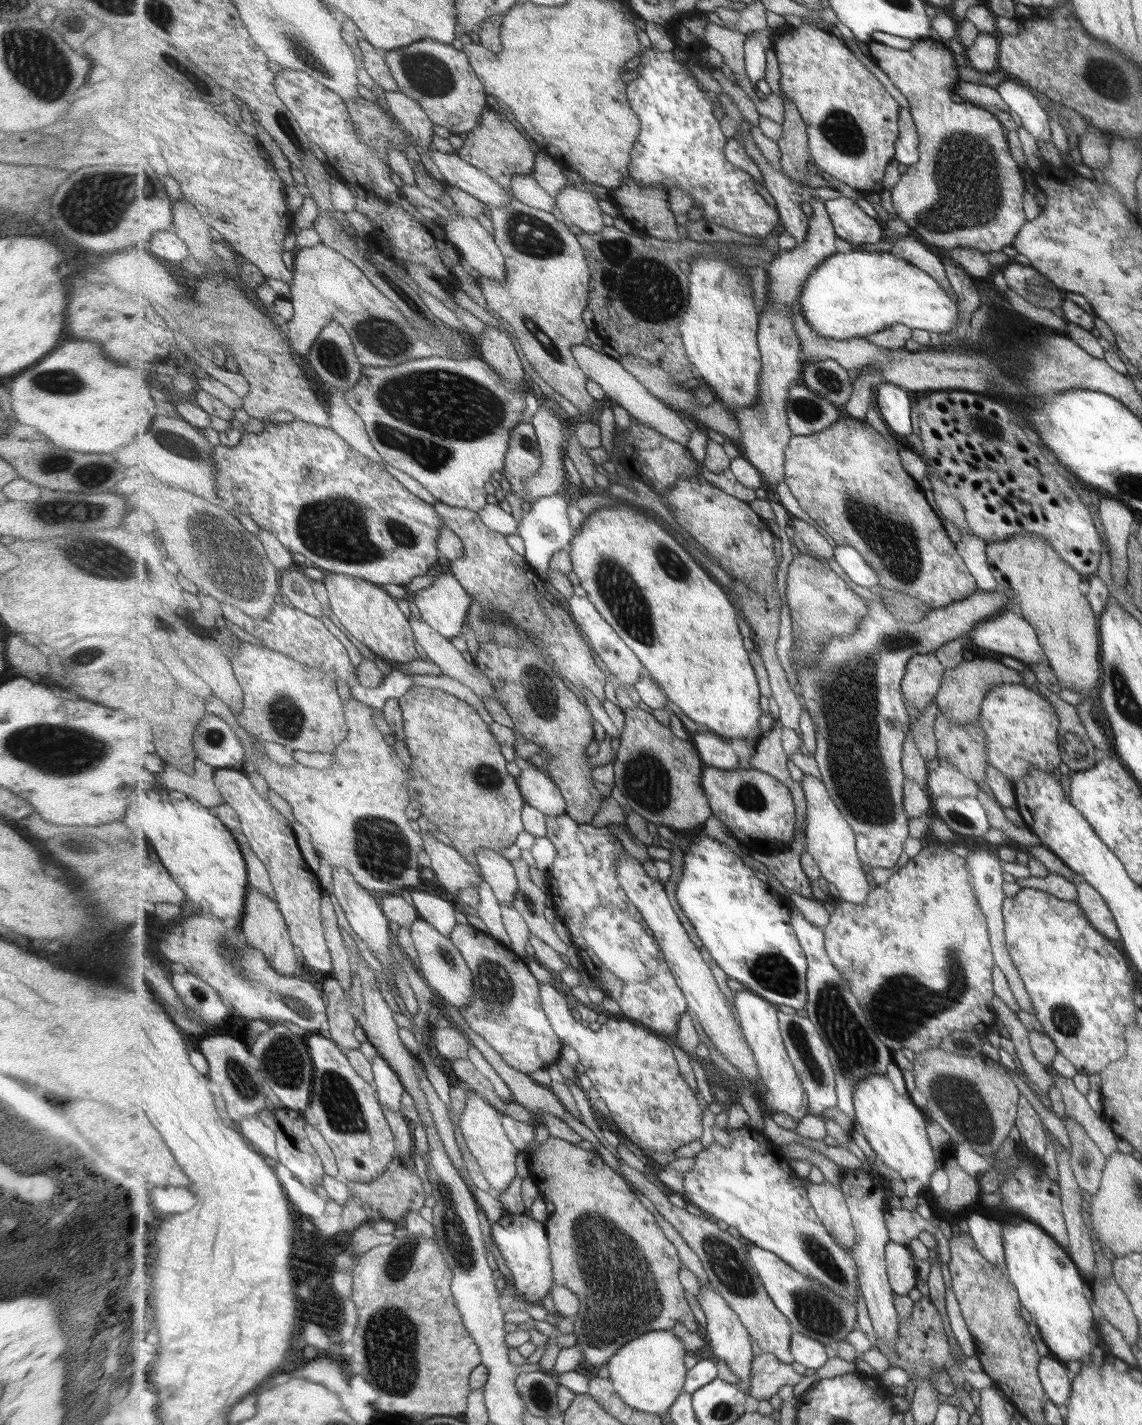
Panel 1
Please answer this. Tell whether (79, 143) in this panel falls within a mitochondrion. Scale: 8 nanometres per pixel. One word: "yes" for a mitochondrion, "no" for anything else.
no

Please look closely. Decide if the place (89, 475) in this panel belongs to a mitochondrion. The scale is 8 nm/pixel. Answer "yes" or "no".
yes

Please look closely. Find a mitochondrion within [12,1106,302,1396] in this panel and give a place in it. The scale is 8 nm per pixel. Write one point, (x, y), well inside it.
(41, 1135)

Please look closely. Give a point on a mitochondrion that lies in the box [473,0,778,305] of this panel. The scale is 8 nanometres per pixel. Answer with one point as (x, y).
(533, 236)

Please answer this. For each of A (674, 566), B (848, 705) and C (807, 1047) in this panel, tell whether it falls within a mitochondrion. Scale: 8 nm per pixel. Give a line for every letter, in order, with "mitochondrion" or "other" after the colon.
A: mitochondrion
B: mitochondrion
C: mitochondrion

